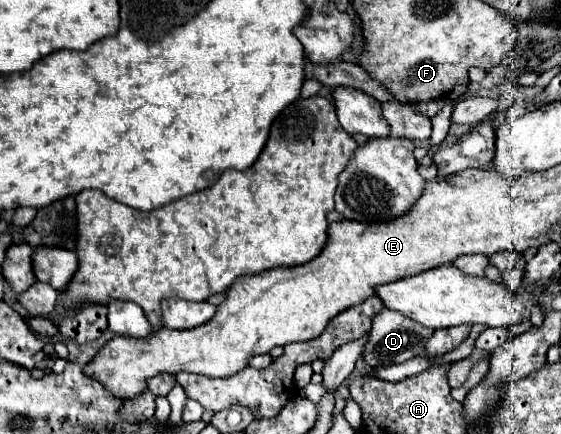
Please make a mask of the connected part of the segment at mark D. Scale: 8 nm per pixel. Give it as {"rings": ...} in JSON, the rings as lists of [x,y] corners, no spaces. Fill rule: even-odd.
{"rings":[[[384,309],[372,317],[372,327],[368,331],[368,341],[364,343],[364,349],[362,349],[362,359],[372,369],[394,365],[394,363],[404,363],[414,357],[414,351],[416,353],[424,351],[424,343],[432,337],[432,333],[434,333],[432,329],[426,329],[414,323],[412,319],[406,319],[398,311]]]}

